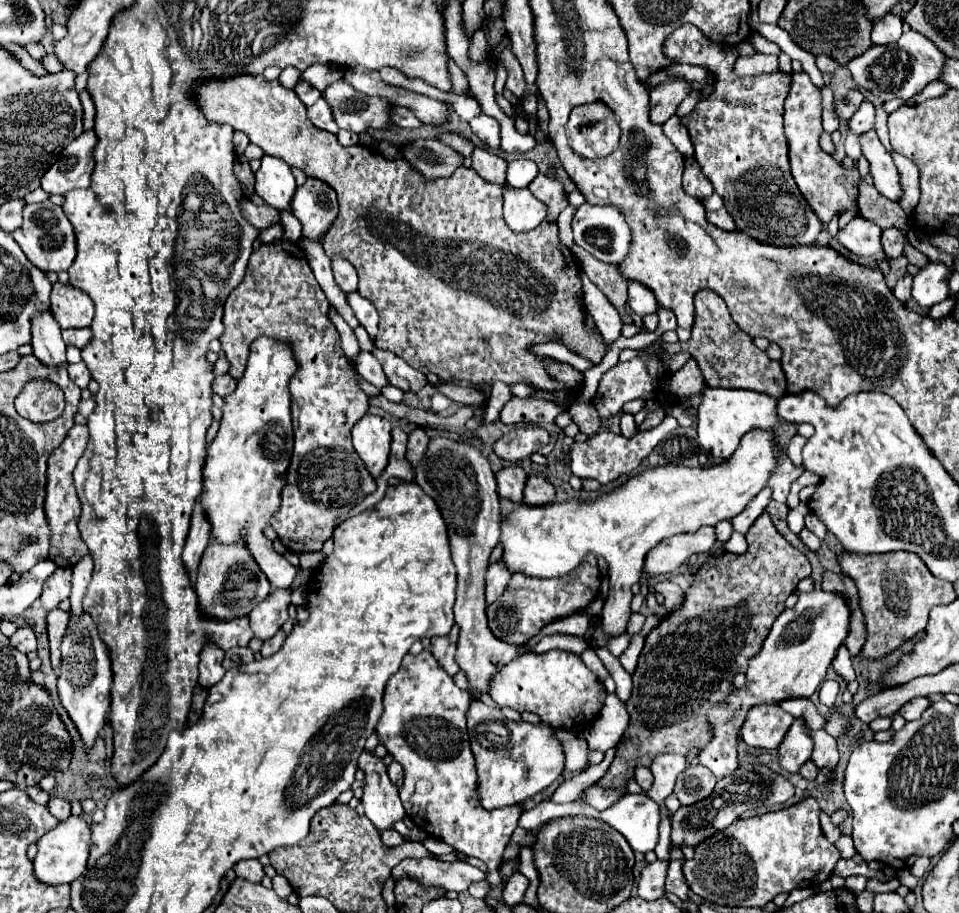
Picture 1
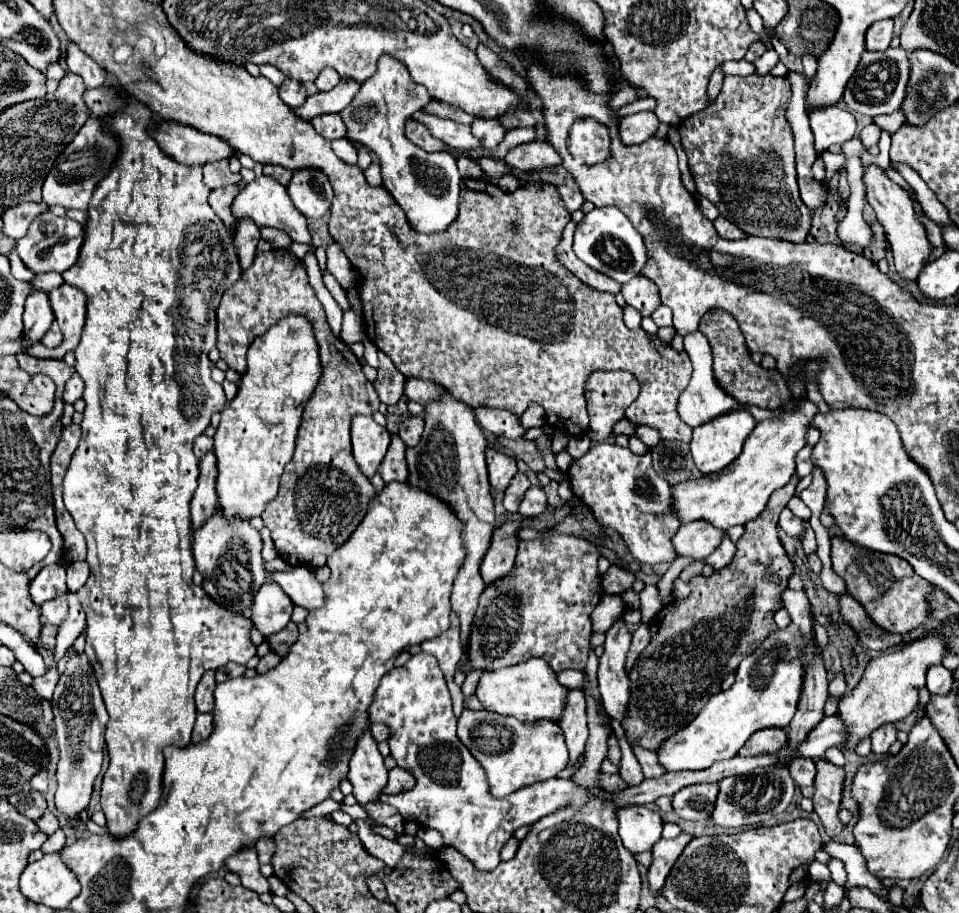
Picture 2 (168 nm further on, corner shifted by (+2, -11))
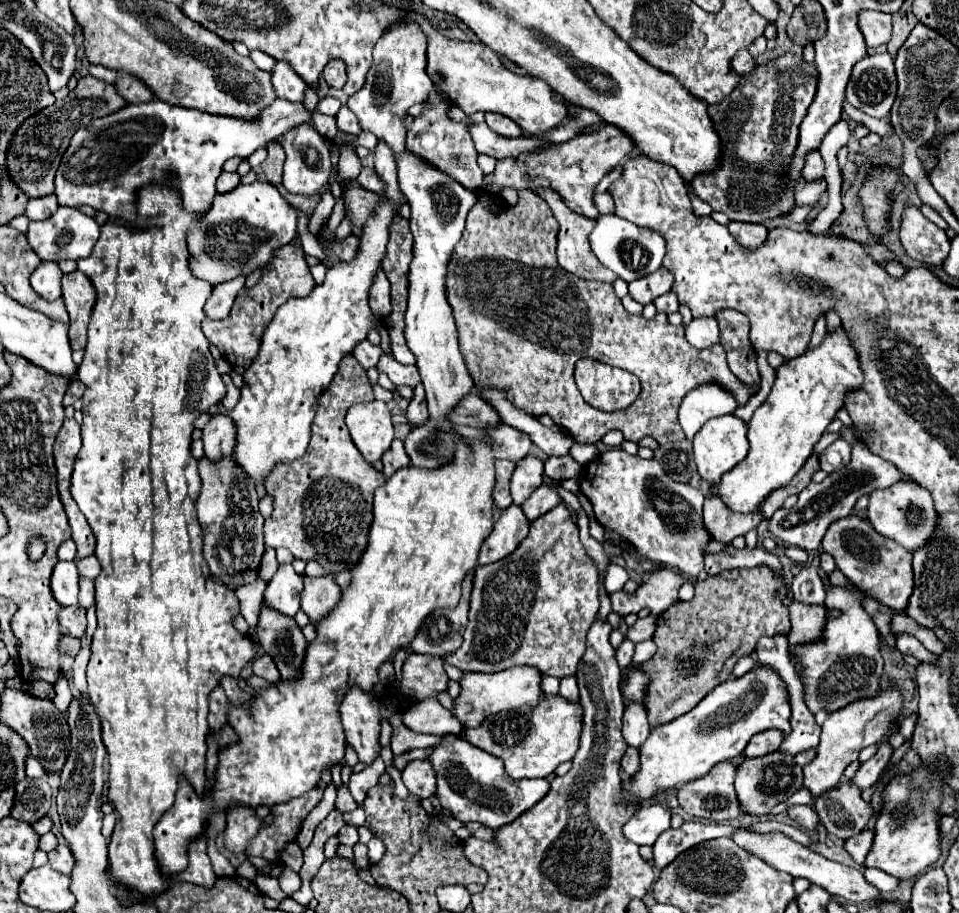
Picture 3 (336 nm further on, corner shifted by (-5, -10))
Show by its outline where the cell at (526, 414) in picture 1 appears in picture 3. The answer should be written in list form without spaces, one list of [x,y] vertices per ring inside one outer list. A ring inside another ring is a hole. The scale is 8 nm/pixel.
[[[469,392],[451,412],[449,422],[455,426],[473,426],[473,428],[487,428],[497,426],[499,414],[493,410],[493,406],[487,406],[487,402],[477,396],[475,392]]]

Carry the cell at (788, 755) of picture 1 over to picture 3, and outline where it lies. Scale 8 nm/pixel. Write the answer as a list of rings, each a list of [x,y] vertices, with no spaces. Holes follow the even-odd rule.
[[[793,600],[789,606],[791,616],[791,632],[789,632],[789,644],[809,644],[821,638],[823,626],[825,626],[825,606],[809,606]]]

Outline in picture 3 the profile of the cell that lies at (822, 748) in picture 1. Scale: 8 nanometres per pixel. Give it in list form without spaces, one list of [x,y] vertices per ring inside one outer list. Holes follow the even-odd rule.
[[[841,782],[839,788],[829,790],[827,794],[821,794],[815,800],[815,810],[817,810],[823,826],[827,828],[827,832],[841,840],[847,840],[847,838],[863,832],[873,816],[873,806],[861,798],[861,790],[857,790],[851,782]]]

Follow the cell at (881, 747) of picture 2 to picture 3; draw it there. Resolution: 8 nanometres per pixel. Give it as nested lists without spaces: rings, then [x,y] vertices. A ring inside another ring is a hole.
[[[887,742],[879,744],[877,754],[875,754],[871,760],[867,760],[867,762],[863,762],[863,764],[859,766],[859,770],[857,770],[857,774],[853,776],[851,784],[855,784],[859,790],[865,790],[865,788],[873,786],[873,784],[877,782],[881,770],[885,768],[885,764],[889,762],[891,752],[893,752],[893,748],[891,748]]]

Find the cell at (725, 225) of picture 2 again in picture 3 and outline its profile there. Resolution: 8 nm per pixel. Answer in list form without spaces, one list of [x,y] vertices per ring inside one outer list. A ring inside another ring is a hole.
[[[729,222],[731,236],[745,248],[757,250],[767,240],[767,228],[763,224],[747,224],[747,222]]]

